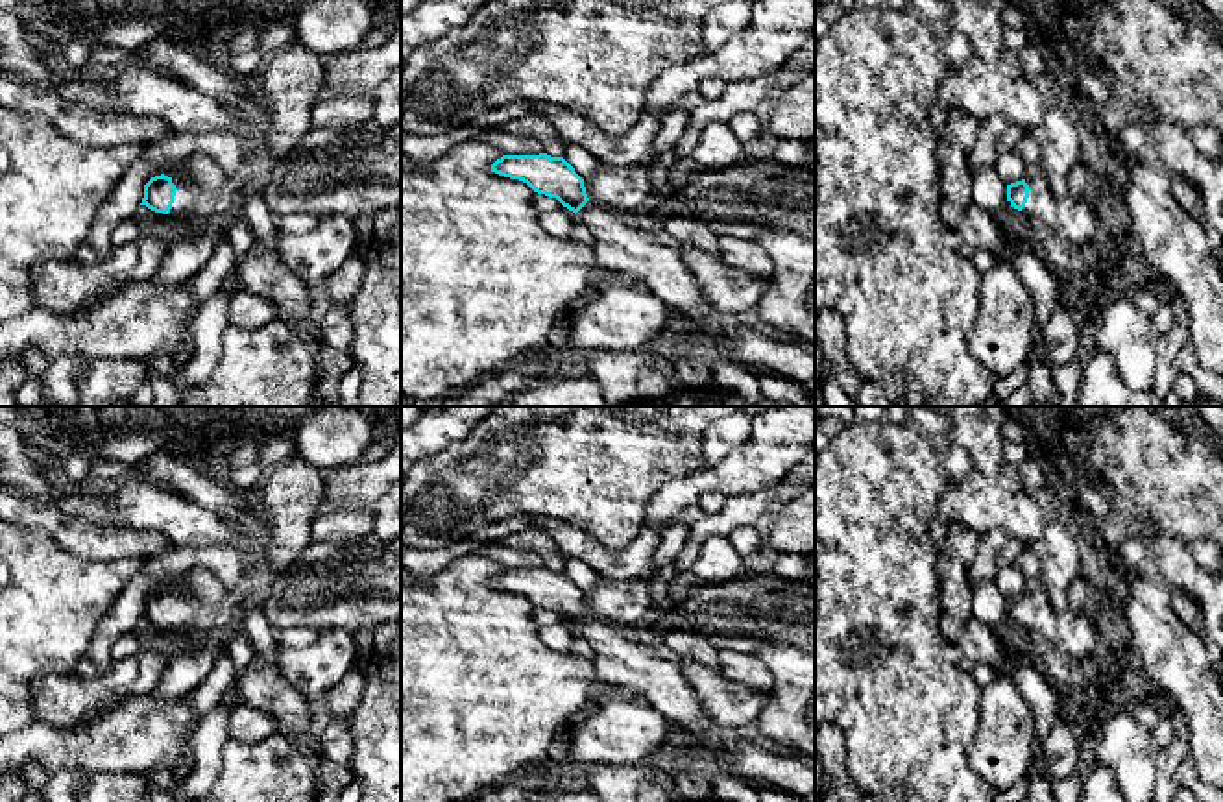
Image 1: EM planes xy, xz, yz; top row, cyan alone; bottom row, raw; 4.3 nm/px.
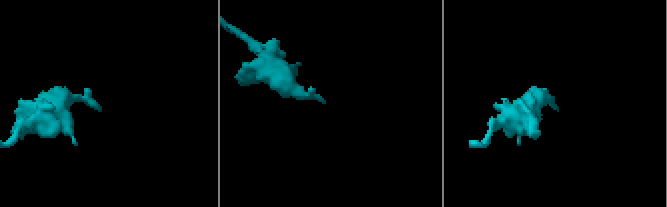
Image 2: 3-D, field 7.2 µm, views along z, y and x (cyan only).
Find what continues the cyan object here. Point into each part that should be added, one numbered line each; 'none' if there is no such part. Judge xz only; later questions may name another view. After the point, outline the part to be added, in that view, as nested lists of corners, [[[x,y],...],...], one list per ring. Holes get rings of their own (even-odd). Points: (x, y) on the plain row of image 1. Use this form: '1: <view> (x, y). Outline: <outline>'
1: xz (654, 679). Outline: [[[587,615],[578,626],[593,647],[595,680],[621,686],[660,711],[669,724],[708,723],[702,702],[674,662],[630,641],[615,625]]]

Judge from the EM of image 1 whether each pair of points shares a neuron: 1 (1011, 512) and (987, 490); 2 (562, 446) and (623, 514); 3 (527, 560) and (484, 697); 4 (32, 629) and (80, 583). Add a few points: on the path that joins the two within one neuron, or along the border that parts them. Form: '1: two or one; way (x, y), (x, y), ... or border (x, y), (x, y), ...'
1: one; way (1005, 509), (992, 496)
2: one; way (579, 462), (605, 488), (606, 498)
3: two; border (475, 551), (497, 560), (505, 568)
4: one; way (43, 618), (69, 594)

